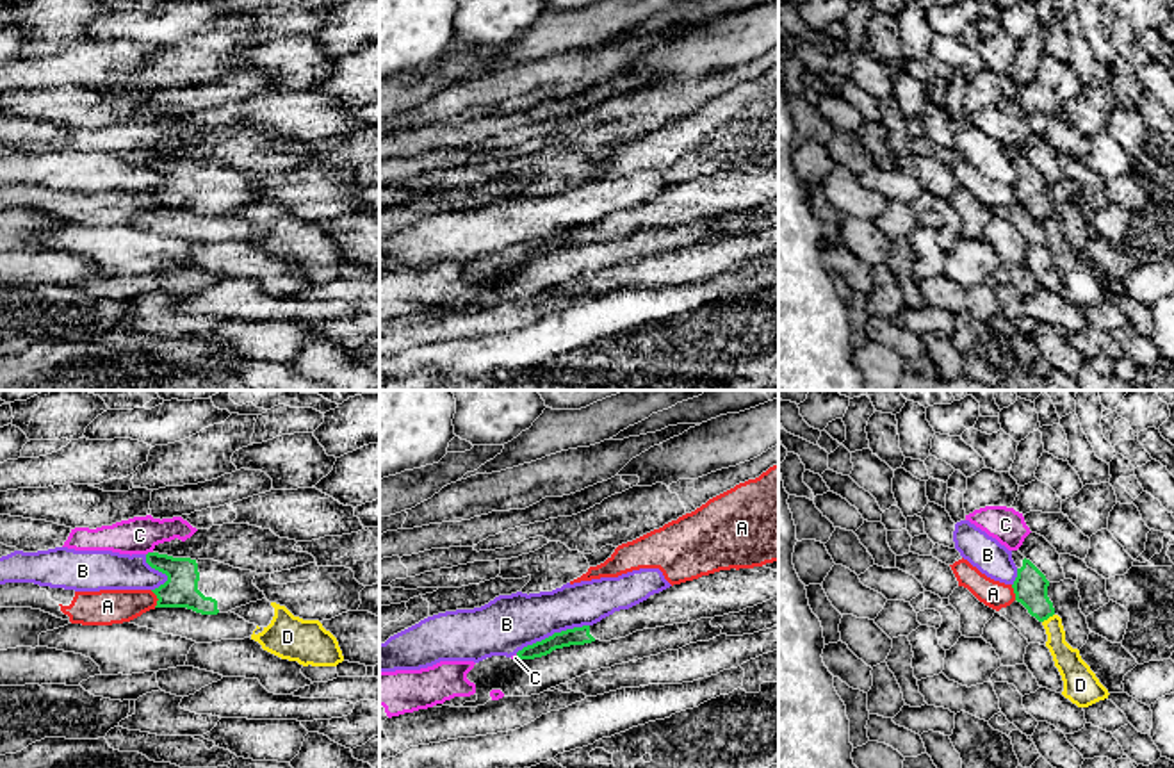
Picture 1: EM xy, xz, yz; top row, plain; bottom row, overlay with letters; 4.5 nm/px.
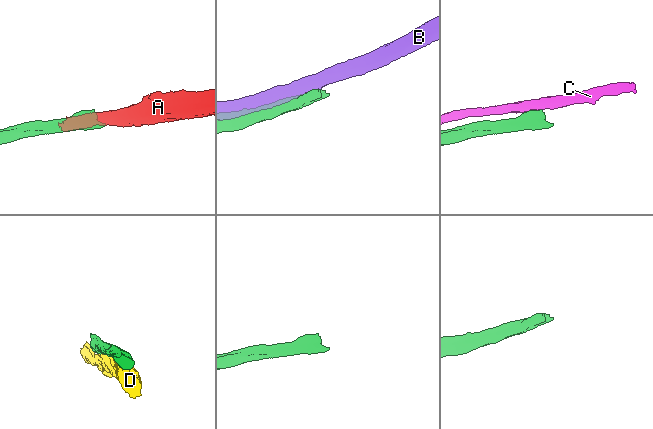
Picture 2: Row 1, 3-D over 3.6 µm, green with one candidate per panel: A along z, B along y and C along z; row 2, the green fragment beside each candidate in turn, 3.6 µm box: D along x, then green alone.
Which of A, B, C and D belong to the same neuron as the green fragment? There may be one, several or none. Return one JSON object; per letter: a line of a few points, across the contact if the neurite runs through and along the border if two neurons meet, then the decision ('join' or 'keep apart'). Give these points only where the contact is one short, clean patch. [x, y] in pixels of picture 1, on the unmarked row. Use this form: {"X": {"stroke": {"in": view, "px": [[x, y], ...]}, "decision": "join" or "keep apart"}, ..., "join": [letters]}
{"A": {"decision": "keep apart"}, "B": {"decision": "keep apart"}, "C": {"stroke": {"in": "xy", "px": [[152, 152], [146, 155]]}, "decision": "keep apart"}, "D": {"decision": "keep apart"}, "join": []}

